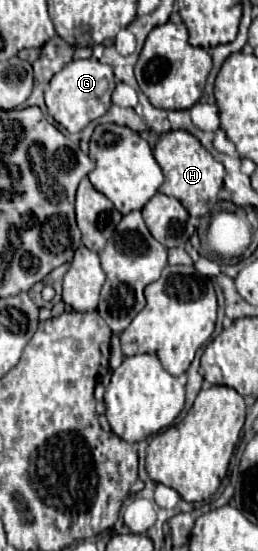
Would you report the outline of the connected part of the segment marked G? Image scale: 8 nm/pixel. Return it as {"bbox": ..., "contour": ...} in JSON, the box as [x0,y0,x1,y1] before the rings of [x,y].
{"bbox":[46,58,114,132],"contour":[[[96,58],[88,60],[72,60],[66,64],[48,84],[46,88],[46,108],[48,114],[64,126],[68,132],[84,130],[92,120],[104,116],[110,108],[110,96],[114,92],[114,72],[112,66],[98,62]]]}

